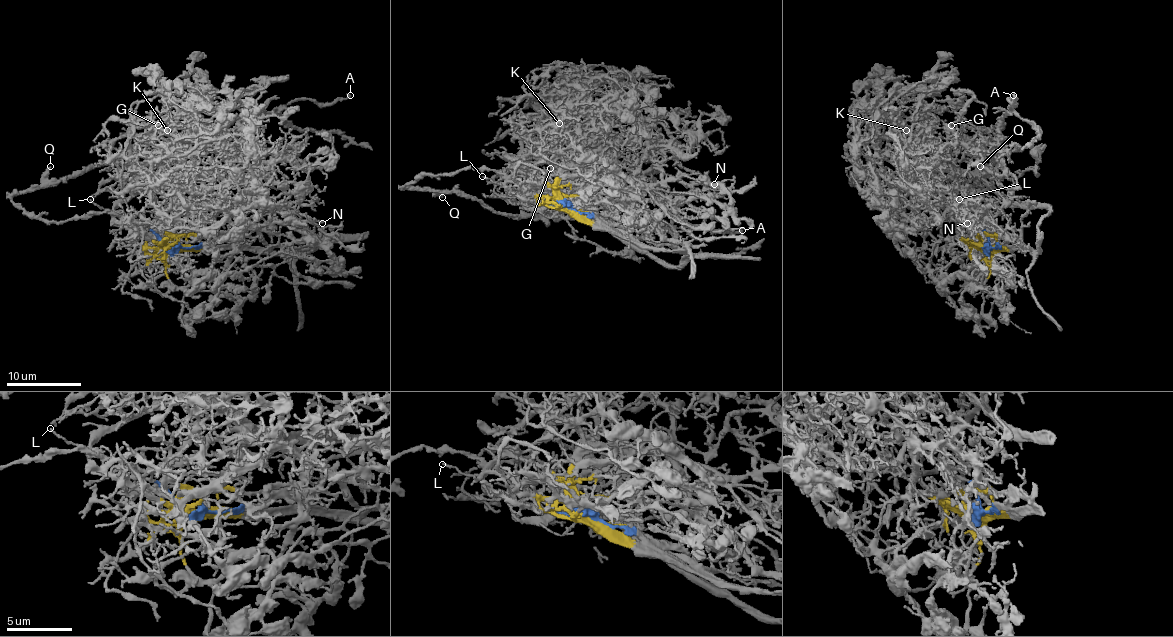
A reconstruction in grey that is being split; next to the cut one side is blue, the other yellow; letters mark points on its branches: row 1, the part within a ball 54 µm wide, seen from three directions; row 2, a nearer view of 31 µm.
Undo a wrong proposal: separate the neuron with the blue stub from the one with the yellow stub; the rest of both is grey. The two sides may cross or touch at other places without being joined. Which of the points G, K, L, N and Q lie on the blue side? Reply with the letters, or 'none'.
Q

